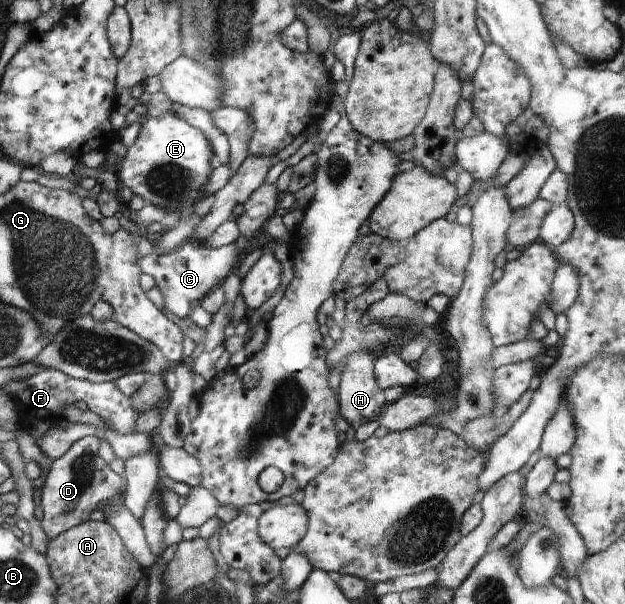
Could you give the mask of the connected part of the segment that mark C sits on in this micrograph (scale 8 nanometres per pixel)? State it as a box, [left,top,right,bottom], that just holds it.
[138,241,244,319]

